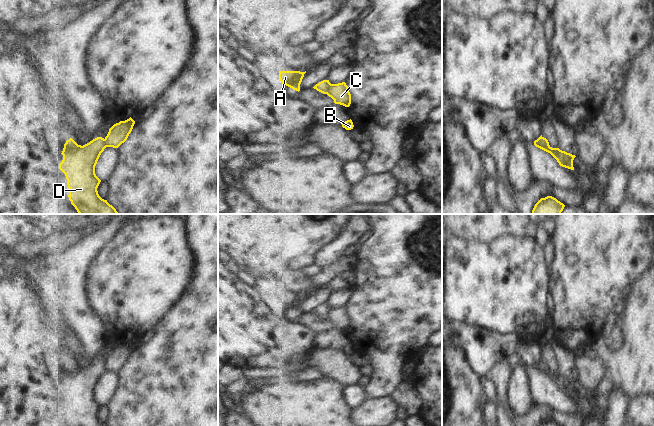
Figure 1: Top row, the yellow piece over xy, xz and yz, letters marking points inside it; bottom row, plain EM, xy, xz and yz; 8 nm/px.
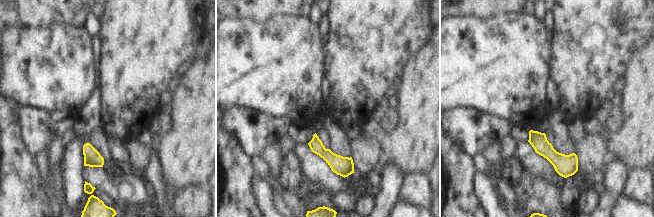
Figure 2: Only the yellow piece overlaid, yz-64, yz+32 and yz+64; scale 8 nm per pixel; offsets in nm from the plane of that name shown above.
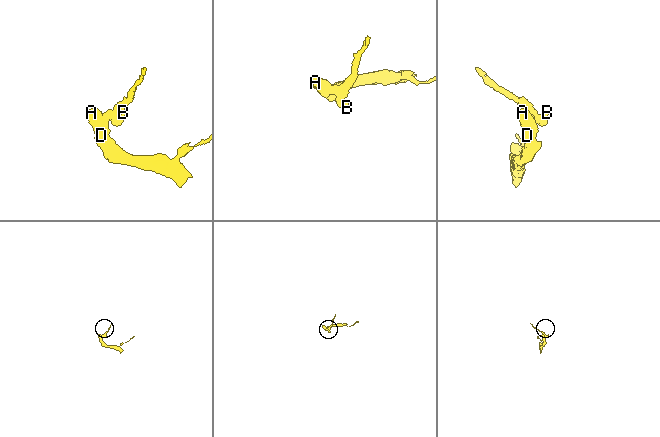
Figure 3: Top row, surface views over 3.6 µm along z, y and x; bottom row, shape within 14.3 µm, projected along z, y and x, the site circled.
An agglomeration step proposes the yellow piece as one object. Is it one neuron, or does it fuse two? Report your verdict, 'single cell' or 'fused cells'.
fused cells

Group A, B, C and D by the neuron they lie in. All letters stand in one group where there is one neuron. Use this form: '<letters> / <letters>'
A D / B C

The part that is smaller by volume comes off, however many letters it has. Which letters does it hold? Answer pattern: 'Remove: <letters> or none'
Remove: B, C

